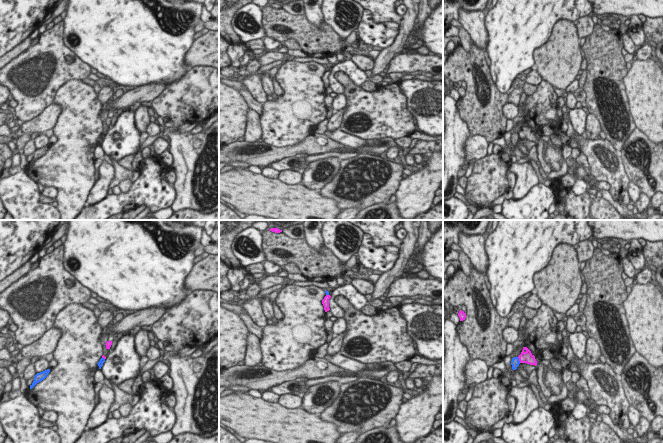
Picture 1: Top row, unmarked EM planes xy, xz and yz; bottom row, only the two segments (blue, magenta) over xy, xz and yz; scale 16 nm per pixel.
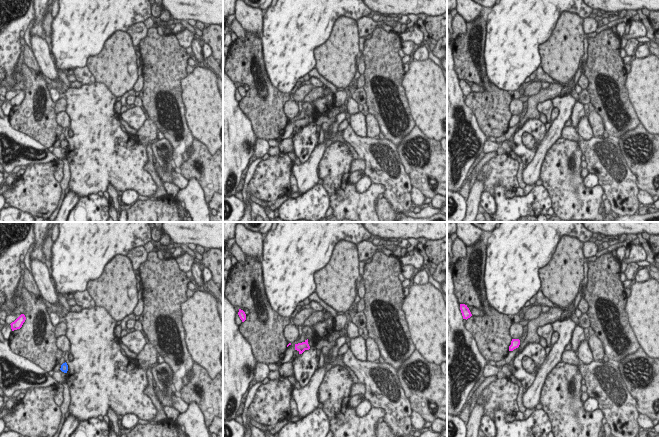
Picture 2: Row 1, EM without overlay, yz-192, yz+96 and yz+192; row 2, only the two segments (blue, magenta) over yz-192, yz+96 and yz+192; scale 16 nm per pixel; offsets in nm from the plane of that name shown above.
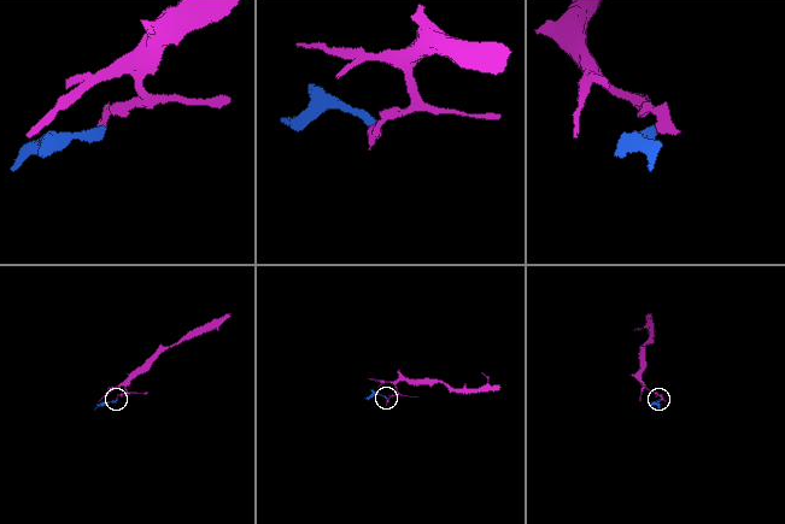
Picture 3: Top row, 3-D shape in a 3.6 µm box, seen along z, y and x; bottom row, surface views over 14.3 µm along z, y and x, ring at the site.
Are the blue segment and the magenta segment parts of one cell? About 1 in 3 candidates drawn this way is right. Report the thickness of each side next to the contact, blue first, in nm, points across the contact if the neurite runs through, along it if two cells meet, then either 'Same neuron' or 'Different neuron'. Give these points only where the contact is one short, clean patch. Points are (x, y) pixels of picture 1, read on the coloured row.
Thickness 140 nm (blue) against 190 nm. Boundary: yz (517, 357), (520, 362). Different neuron

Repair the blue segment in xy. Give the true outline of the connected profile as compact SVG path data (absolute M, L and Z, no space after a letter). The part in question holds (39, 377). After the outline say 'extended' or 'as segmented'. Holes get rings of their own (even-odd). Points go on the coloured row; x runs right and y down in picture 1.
M47 369L43 372L37 373L34 377L33 383L30 385L30 389L32 389L37 383L44 380L47 377L47 375L49 374L49 372L50 372L50 369Z | as segmented

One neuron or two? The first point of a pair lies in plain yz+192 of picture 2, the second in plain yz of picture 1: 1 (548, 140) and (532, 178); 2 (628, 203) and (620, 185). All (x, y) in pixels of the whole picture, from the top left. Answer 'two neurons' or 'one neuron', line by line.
1: one neuron
2: one neuron

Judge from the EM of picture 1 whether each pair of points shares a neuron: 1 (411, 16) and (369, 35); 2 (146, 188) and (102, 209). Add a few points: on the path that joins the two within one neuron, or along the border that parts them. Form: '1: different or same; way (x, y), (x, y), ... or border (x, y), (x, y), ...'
1: different; border (400, 23), (400, 32), (395, 41), (390, 45)
2: same; way (135, 197), (113, 204)

